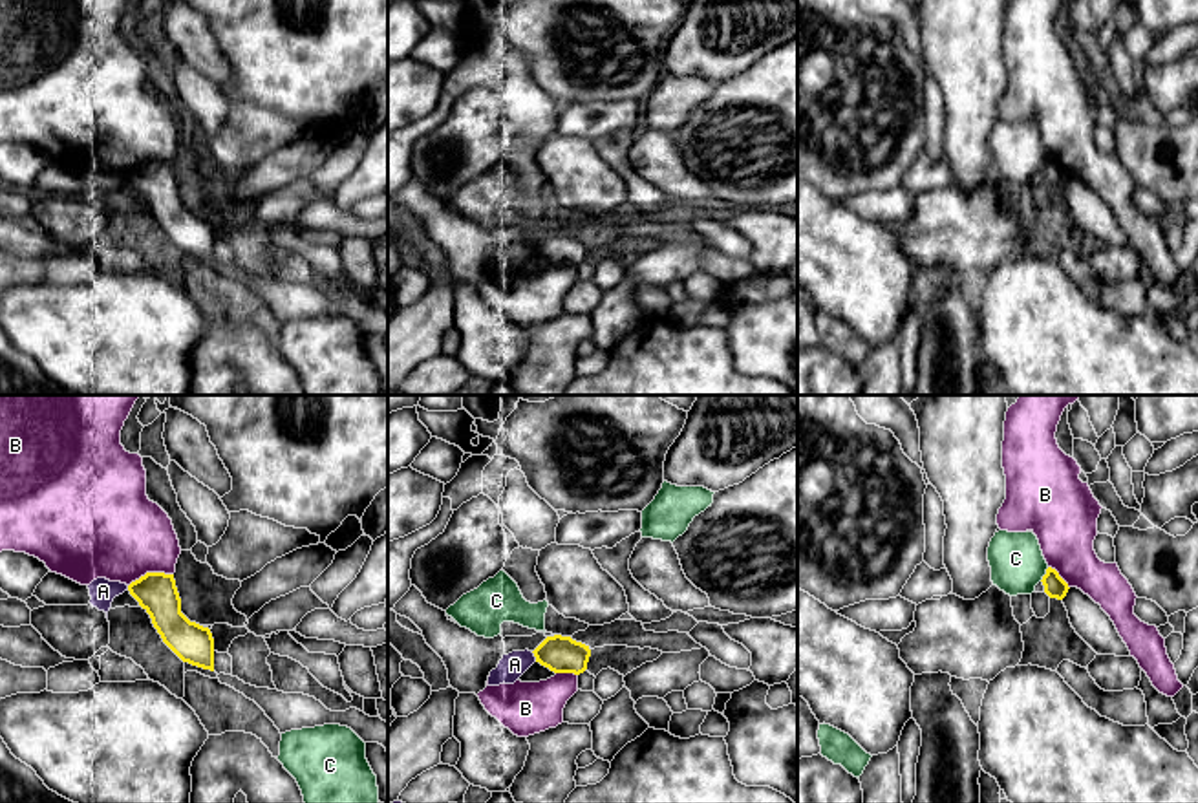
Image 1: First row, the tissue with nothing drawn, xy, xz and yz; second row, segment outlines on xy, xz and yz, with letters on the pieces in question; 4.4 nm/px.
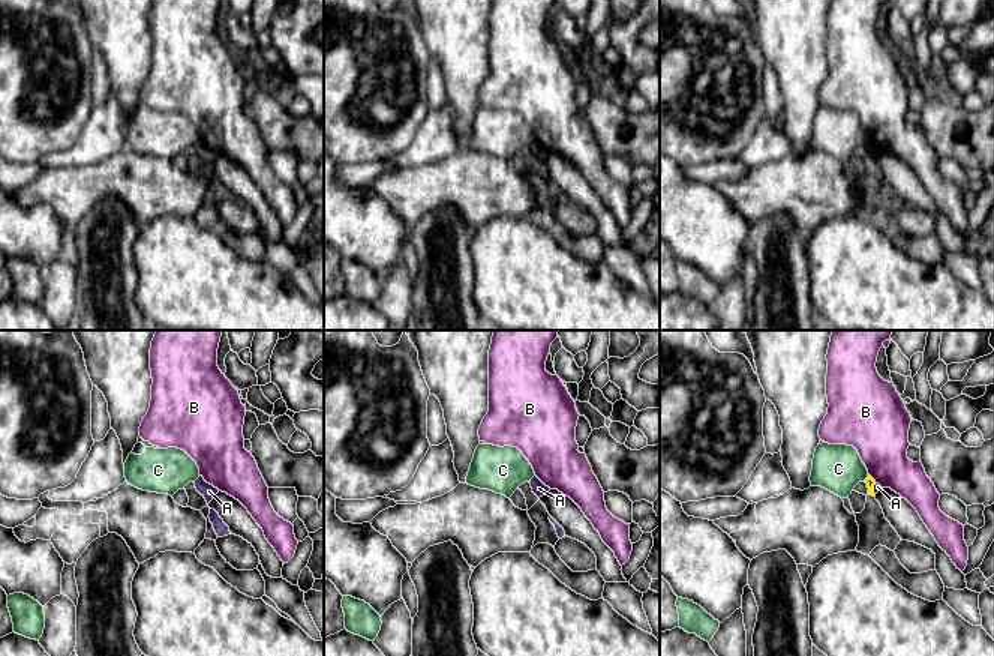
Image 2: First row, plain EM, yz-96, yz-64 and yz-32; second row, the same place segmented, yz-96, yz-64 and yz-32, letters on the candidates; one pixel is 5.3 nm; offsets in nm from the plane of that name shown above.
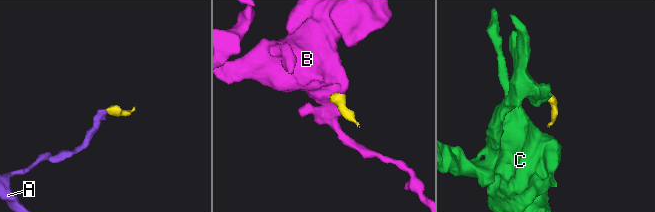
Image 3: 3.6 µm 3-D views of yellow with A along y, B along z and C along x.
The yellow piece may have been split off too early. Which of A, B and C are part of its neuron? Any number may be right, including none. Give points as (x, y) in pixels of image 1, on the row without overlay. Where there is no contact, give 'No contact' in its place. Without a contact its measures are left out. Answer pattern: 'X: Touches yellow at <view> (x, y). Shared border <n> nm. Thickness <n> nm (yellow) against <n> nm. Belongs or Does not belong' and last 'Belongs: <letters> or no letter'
A: Touches yellow at xz (534, 246). Shared border 50 nm. Thickness 160 nm (yellow) against 110 nm. Does not belong
B: Touches yellow at xy (150, 163). Shared border 200 nm. Thickness 180 nm (yellow) against 420 nm. Does not belong
C: Touches yellow at yz (1045, 165). Shared border 80 nm. Thickness 100 nm (yellow) against 240 nm. Does not belong
Belongs: no letter

